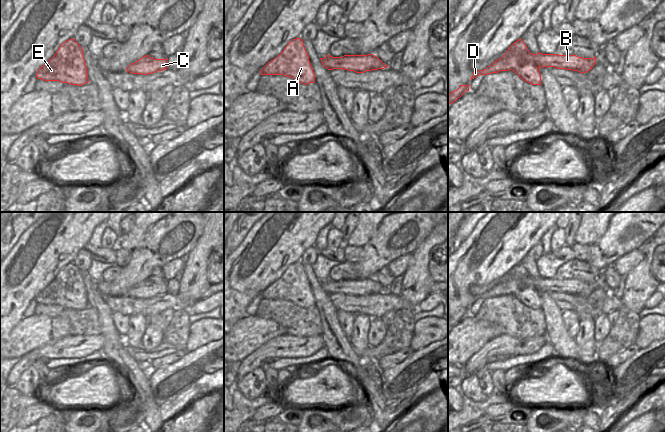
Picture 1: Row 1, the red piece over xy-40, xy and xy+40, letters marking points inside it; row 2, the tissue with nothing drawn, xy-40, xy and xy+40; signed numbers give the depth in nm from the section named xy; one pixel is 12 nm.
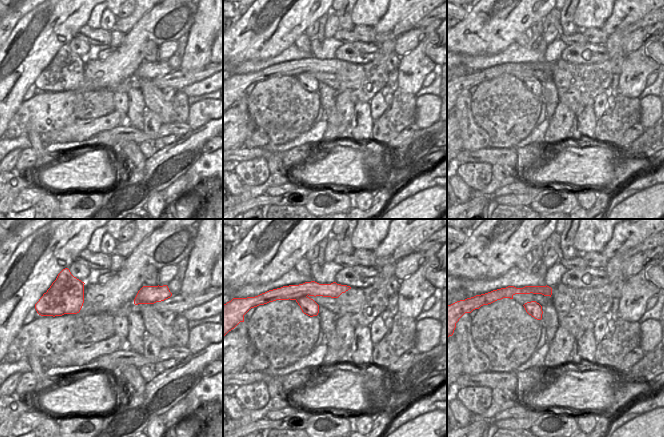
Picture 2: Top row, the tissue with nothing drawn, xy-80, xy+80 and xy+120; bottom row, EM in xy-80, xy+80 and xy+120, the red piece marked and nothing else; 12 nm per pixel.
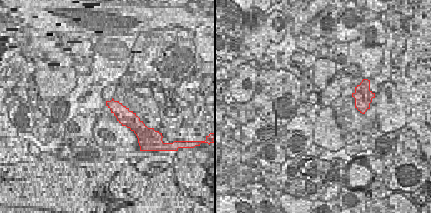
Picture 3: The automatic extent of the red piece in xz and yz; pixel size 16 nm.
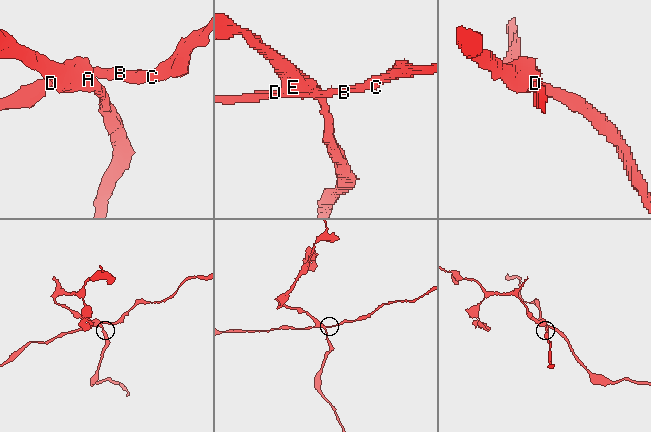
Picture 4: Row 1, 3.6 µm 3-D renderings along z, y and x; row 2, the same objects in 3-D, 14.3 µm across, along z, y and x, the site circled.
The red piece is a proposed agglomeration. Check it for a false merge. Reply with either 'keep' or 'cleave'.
cleave

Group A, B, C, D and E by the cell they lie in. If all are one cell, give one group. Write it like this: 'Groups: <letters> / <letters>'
Groups: A E / B C D

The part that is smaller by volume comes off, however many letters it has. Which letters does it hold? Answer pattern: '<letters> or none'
B, C, D

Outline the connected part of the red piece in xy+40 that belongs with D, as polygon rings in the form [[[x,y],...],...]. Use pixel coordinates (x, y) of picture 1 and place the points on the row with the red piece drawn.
[[[506,59],[496,60],[490,66],[484,70],[474,71],[471,80],[476,78],[478,75],[487,75],[492,73],[498,73],[500,71],[512,70],[512,66],[508,64]]]

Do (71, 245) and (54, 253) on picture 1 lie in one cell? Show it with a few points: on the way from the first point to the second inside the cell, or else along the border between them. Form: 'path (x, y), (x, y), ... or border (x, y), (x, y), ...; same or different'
path (67, 245), (64, 245), (58, 251); same

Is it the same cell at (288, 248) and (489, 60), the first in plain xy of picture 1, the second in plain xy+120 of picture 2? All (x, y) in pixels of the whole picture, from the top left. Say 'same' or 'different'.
different

